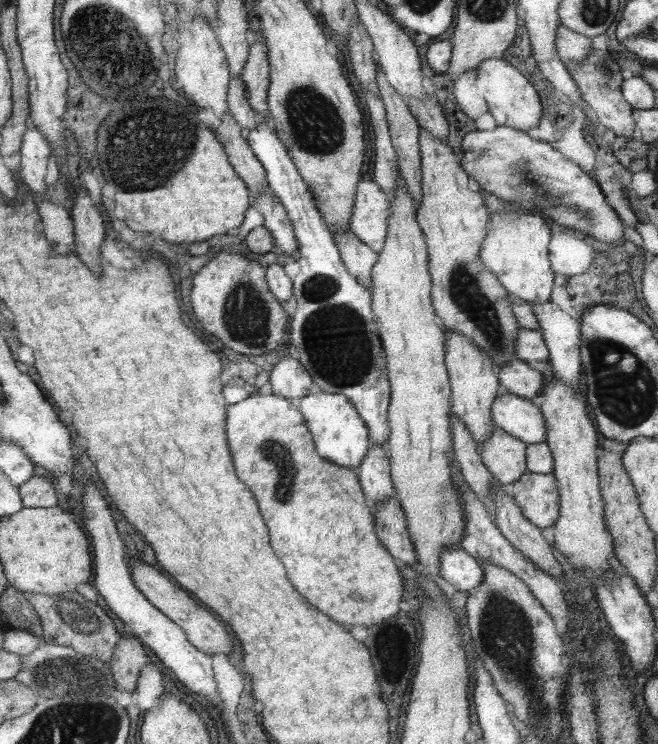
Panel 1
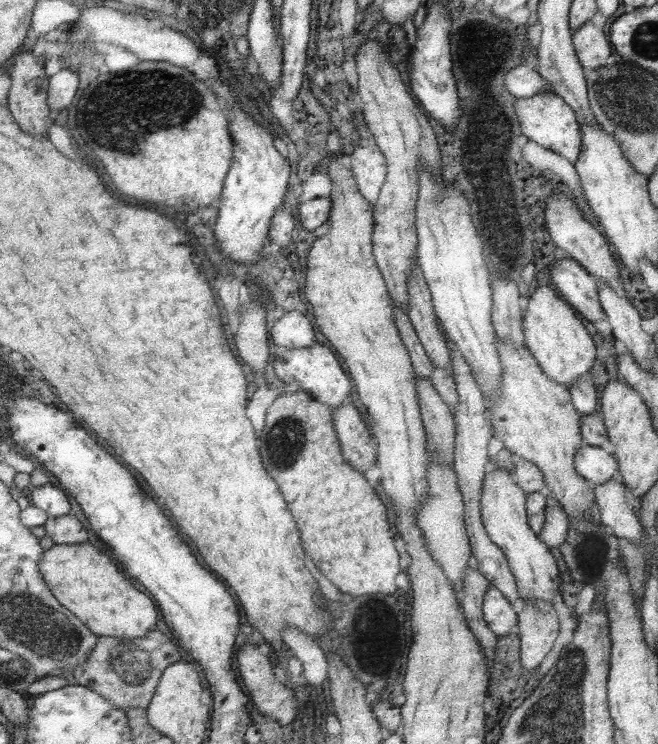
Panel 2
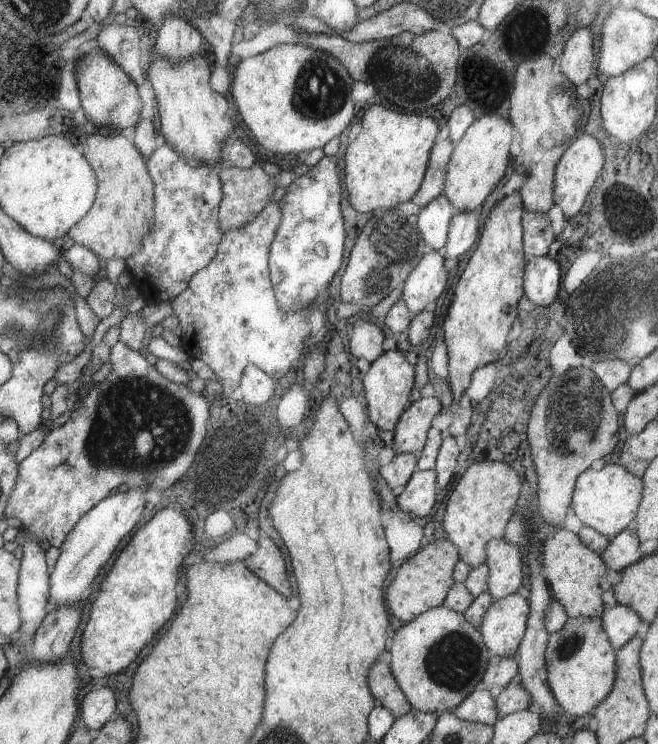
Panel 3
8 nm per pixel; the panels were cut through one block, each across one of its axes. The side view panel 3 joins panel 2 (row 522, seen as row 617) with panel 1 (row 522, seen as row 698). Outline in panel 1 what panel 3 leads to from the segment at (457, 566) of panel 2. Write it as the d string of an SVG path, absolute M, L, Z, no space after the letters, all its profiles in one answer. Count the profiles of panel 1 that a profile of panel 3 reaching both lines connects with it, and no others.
M399 170L399 188L391 200L391 218L387 232L387 246L381 252L381 260L373 268L373 310L375 322L379 324L379 338L383 350L387 352L389 380L391 380L391 478L397 488L397 500L403 504L415 548L419 552L419 564L425 566L433 576L441 576L443 552L447 548L463 548L463 538L467 536L467 506L459 484L455 484L455 422L453 422L453 386L451 374L447 370L447 328L439 318L433 300L433 274L431 274L431 254L427 236L419 224L417 198L411 194L405 176Z

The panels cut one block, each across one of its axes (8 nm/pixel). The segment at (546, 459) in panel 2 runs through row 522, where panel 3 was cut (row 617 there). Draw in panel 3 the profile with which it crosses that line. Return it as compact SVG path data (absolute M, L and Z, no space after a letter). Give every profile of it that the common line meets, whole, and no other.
M579 526L579 534L565 528L555 530L543 542L543 576L549 584L553 600L559 600L569 618L599 618L603 612L601 594L609 588L609 568L601 554L609 546L609 538L589 526Z

